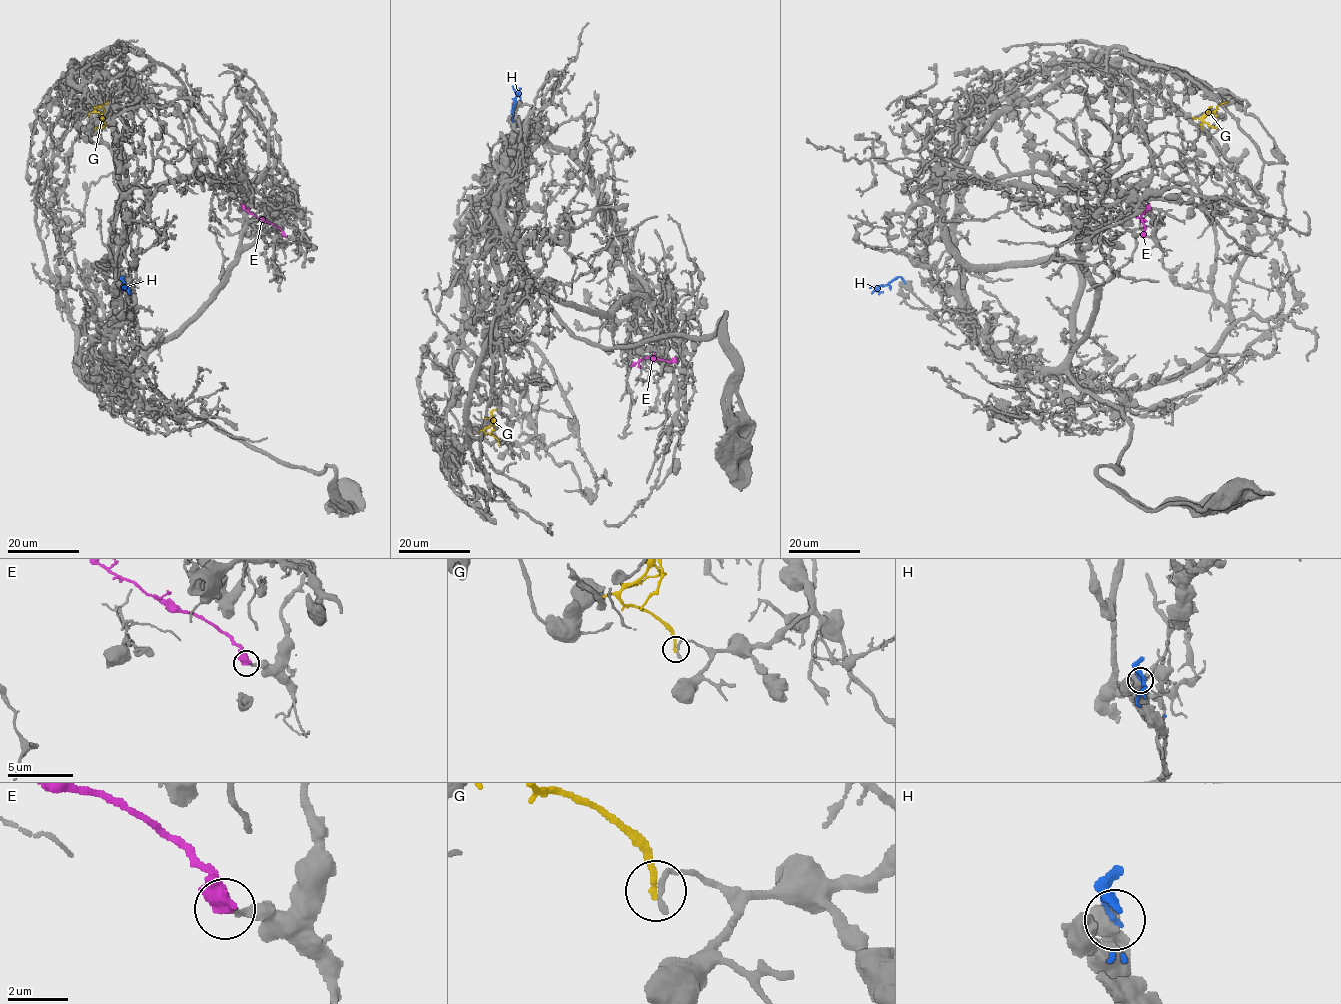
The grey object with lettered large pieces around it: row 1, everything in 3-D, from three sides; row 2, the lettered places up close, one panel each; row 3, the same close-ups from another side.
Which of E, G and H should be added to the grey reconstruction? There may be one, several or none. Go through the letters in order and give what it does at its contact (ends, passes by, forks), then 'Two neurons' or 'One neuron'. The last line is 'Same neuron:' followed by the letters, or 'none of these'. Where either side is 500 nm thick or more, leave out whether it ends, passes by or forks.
E: It passes by. Two neurons
G: It ends there. Two neurons
H: Two neurons
Same neuron: none of these

